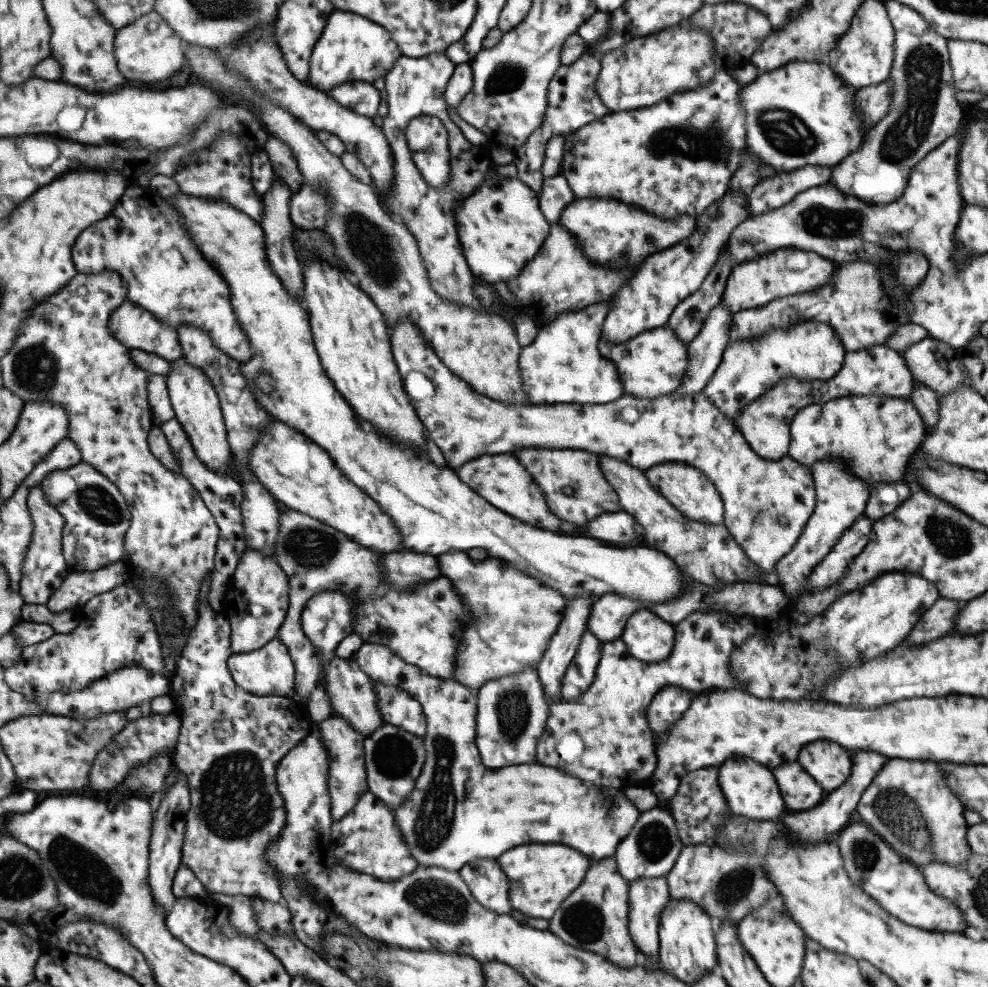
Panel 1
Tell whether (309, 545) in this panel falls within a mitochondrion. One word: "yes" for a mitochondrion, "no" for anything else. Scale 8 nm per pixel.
yes

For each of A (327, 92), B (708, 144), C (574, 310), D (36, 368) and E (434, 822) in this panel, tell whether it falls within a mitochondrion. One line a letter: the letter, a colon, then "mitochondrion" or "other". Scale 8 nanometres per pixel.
A: other
B: mitochondrion
C: other
D: mitochondrion
E: mitochondrion

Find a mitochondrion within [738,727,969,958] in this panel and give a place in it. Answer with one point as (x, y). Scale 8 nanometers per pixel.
(913, 831)

